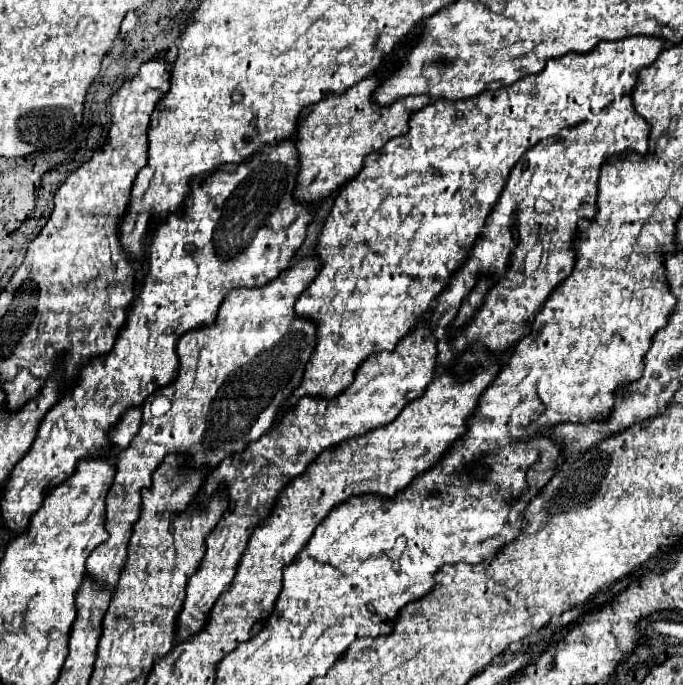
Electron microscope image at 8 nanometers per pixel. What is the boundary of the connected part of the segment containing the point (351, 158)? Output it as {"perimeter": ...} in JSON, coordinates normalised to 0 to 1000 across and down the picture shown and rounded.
{"perimeter":[[[558,104],[526,118],[499,139],[479,136],[470,150],[441,159],[432,200],[432,215],[441,226],[441,250],[435,250],[435,291],[447,291],[447,296],[470,296],[485,288],[490,276],[529,250],[531,232],[543,220],[558,218],[575,200],[593,197],[602,165],[628,150],[622,139],[613,139],[584,145],[570,156],[555,156],[543,142],[555,124],[555,115]]]}

